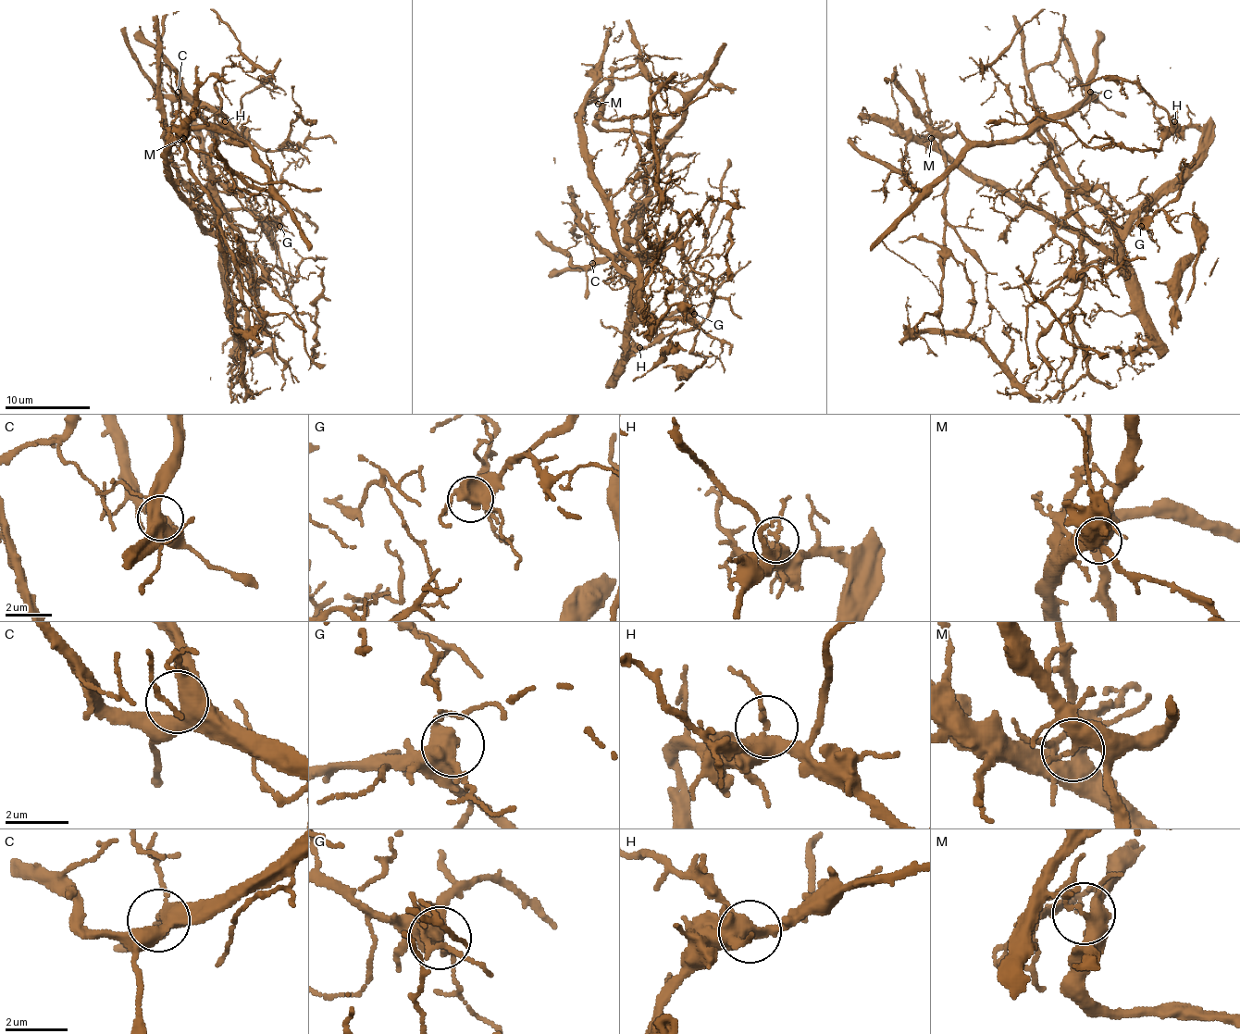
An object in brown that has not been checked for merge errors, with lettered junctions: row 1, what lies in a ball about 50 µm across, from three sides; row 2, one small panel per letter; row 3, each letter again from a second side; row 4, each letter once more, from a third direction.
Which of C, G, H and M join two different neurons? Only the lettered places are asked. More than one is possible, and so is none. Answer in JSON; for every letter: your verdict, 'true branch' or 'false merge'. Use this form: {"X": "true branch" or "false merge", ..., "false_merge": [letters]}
{"C": "true branch", "G": "true branch", "H": "true branch", "M": "false merge", "false_merge": ["M"]}

